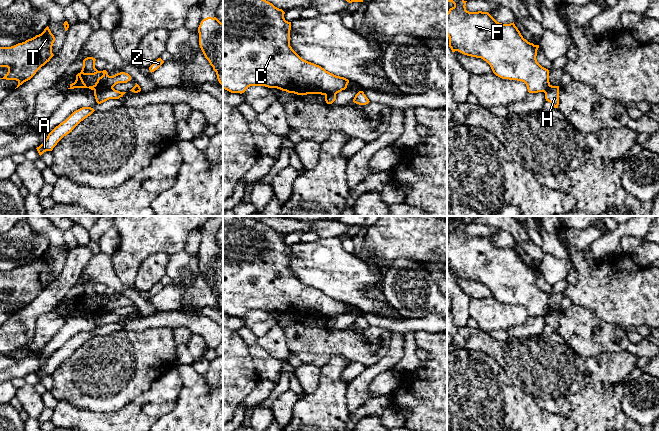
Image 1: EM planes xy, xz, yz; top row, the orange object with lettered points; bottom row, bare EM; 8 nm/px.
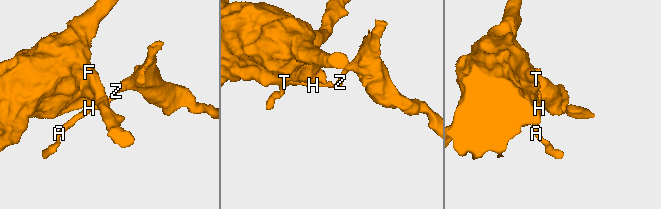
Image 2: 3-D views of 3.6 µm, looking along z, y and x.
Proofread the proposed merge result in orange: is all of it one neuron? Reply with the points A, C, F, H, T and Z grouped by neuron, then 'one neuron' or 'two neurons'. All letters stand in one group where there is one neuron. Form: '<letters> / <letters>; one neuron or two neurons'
A H Z / C F T; two neurons

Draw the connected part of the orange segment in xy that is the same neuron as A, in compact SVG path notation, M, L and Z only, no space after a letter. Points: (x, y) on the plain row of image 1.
M82 331L74 335L65 345L56 350L47 360L44 367L37 371L41 380L46 375L52 375L57 367L85 342L90 340L95 334L91 331Z

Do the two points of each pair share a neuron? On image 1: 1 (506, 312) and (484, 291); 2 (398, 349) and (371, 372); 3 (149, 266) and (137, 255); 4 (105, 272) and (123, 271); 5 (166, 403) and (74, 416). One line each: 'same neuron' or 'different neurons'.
1: different neurons
2: same neuron
3: different neurons
4: different neurons
5: same neuron

